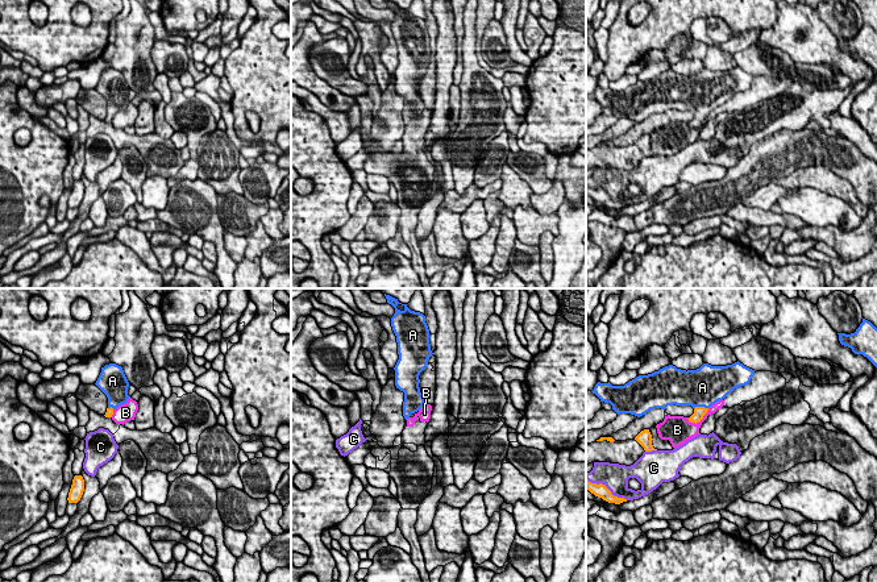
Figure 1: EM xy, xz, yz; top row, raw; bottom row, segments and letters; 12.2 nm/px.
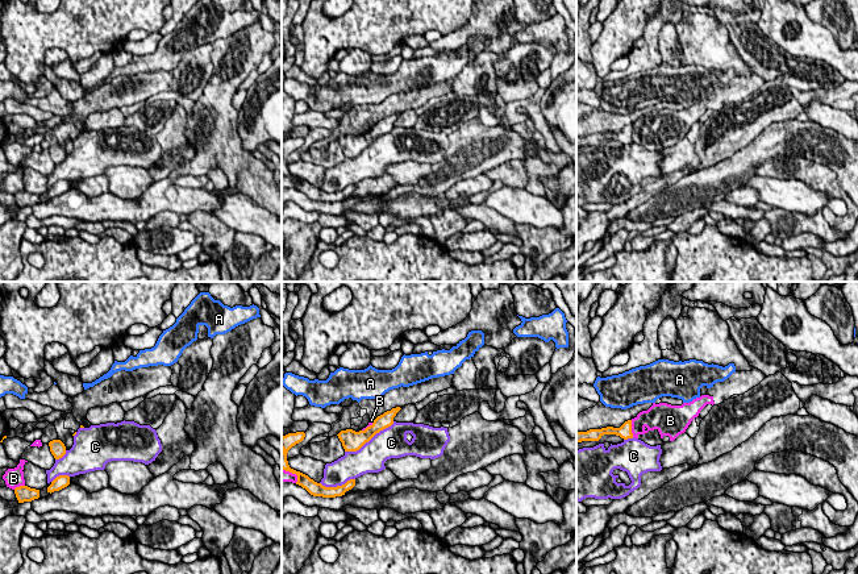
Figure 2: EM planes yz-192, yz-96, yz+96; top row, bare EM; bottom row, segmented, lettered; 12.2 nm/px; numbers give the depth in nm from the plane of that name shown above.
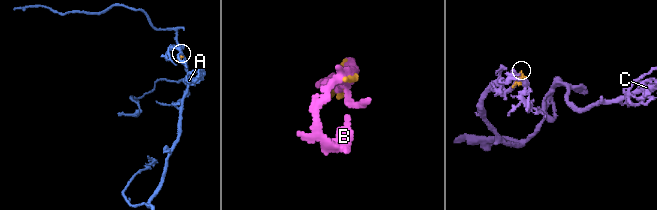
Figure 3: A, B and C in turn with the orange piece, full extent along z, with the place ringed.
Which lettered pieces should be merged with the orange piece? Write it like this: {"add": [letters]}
{"add": ["A"]}

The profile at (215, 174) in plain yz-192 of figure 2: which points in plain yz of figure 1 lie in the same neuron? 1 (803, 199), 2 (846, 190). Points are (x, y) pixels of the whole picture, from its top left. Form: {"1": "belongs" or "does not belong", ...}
{"1": "does not belong", "2": "belongs"}

